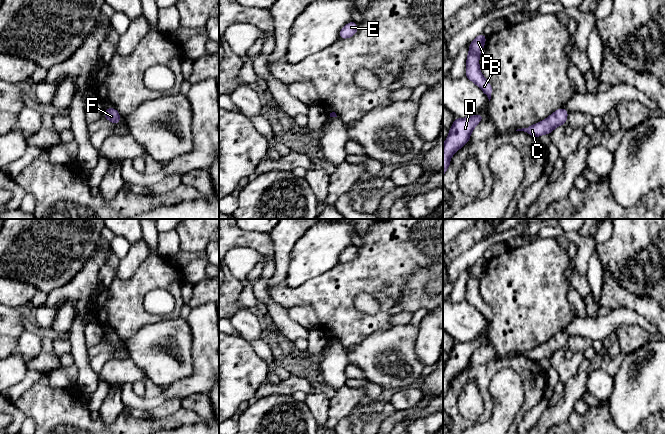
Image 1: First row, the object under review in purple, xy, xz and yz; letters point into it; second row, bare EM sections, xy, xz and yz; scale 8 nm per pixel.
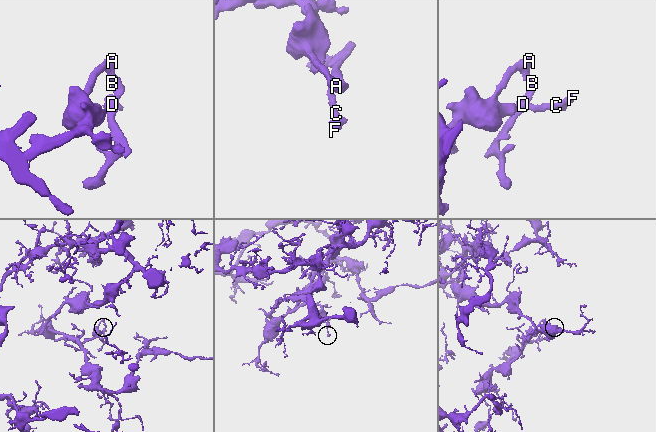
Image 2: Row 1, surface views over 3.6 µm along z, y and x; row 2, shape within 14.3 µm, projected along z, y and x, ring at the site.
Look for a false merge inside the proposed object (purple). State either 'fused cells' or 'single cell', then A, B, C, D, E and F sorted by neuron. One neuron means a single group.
single cell; A B C D E F

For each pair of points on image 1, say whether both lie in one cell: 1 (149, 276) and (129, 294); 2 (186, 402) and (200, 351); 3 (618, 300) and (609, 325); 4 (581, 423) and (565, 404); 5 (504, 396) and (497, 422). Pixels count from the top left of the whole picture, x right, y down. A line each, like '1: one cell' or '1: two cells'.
1: one cell
2: two cells
3: two cells
4: two cells
5: one cell

